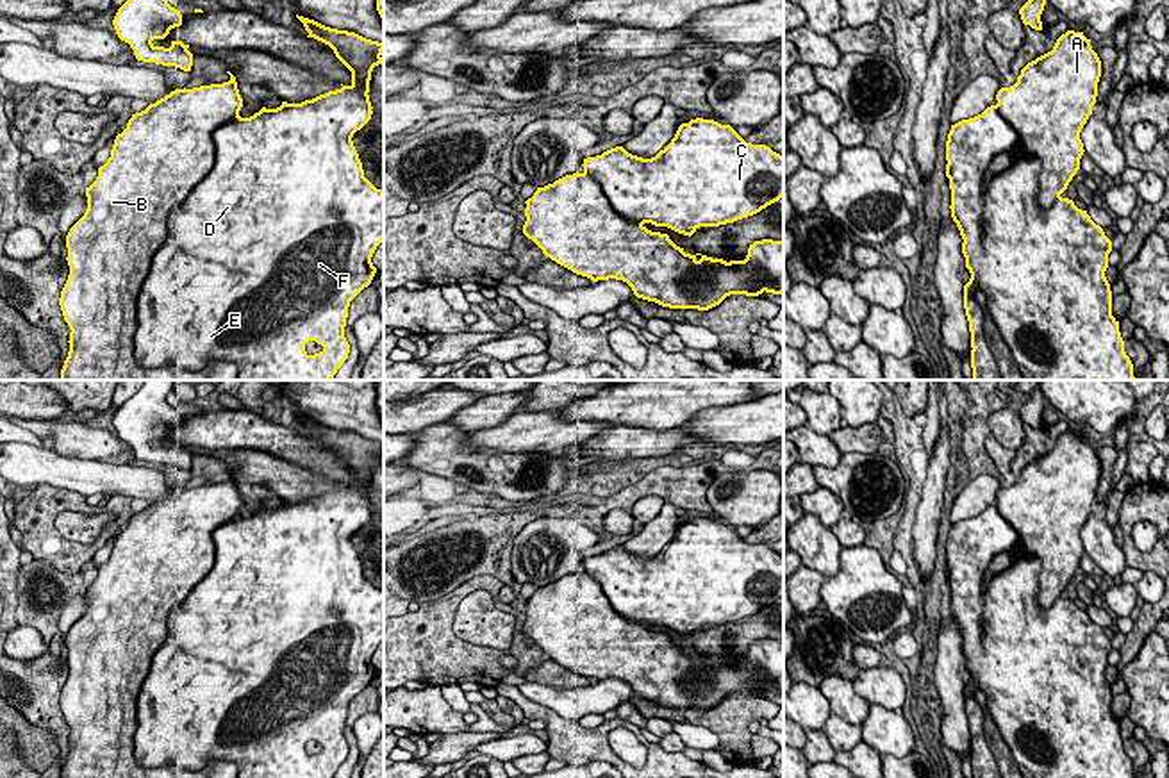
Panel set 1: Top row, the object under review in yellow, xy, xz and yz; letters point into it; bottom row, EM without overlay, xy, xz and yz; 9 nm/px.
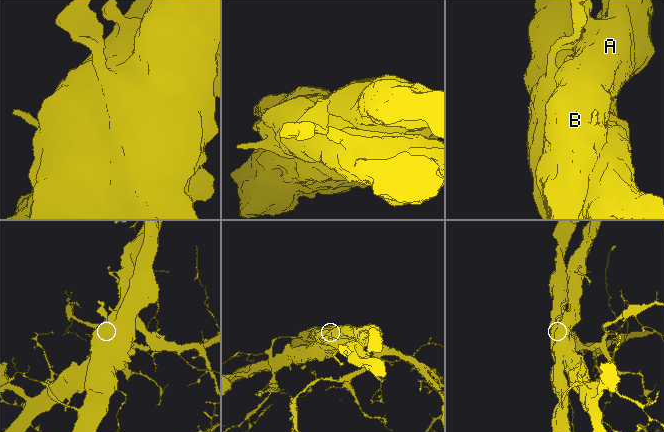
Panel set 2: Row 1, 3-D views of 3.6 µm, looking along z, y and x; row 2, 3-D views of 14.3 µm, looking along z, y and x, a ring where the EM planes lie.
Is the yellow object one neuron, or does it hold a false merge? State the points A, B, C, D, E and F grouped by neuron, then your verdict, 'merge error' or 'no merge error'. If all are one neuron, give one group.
groups A B / C D E F; merge error

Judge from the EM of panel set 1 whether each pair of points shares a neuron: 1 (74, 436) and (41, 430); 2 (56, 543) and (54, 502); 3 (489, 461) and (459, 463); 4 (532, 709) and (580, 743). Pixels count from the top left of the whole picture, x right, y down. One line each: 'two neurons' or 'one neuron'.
1: one neuron
2: one neuron
3: one neuron
4: one neuron

